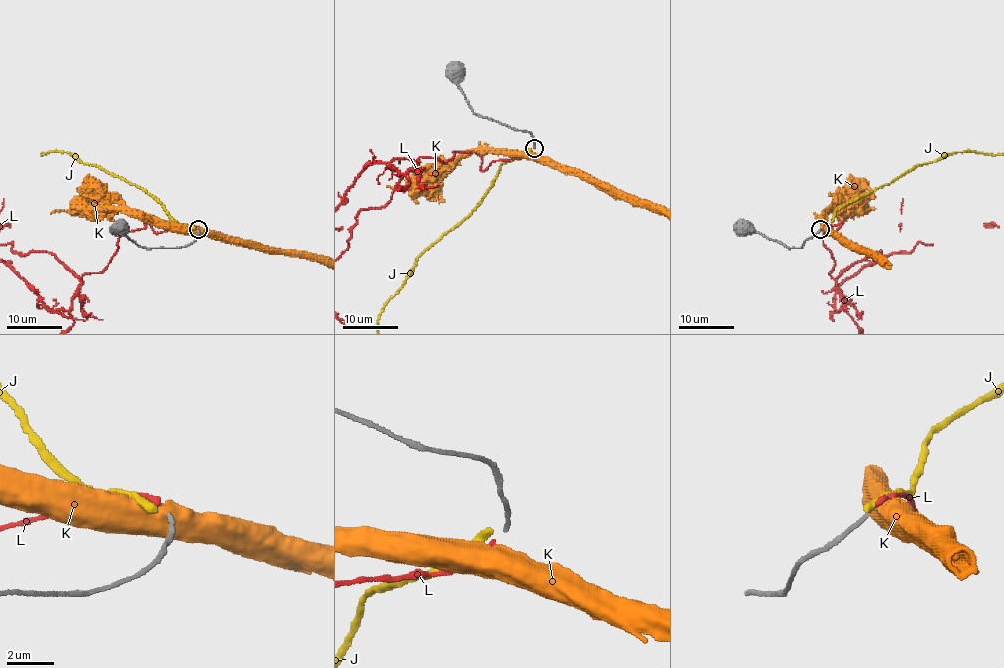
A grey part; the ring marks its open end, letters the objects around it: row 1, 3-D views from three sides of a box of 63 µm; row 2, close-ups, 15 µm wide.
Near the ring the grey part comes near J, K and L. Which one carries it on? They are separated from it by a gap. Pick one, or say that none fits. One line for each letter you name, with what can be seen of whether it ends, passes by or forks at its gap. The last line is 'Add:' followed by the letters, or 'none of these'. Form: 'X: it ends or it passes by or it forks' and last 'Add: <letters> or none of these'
L: it ends
Add: L

